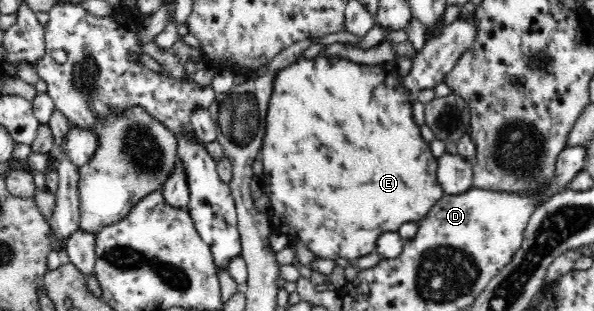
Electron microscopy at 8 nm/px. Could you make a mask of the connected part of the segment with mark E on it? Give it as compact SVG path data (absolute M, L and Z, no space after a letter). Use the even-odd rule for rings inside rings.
M317 56L312 59L299 58L295 63L281 70L275 78L273 92L267 106L265 118L265 132L262 142L263 172L262 179L264 190L270 198L271 207L268 212L271 229L279 234L288 235L292 241L303 242L316 258L345 258L355 260L375 251L375 242L384 232L398 232L399 227L405 222L417 223L425 217L436 202L445 194L437 181L436 170L438 158L431 153L430 143L421 137L420 127L413 119L412 104L416 96L401 86L401 96L389 96L389 74L381 64L357 64L349 59L335 56Z

